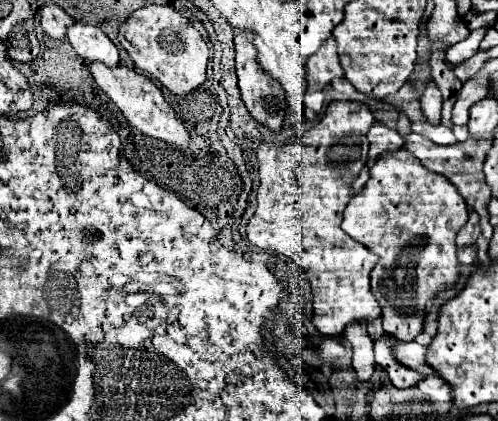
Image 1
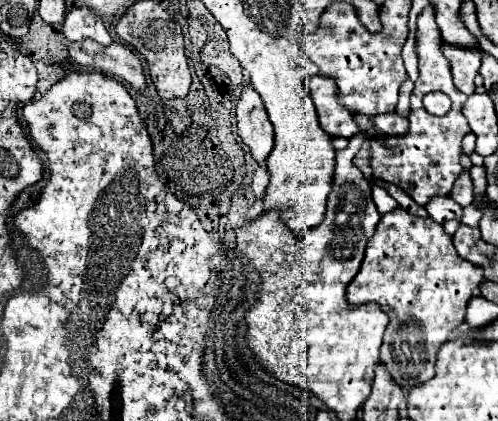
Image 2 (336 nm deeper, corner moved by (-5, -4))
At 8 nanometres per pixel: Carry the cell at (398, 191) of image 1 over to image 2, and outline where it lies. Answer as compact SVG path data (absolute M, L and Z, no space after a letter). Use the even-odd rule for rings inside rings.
M394 208L386 212L378 222L374 236L366 244L366 254L356 278L348 284L346 298L350 304L376 302L390 318L390 324L384 332L384 344L380 348L380 360L388 366L390 376L396 384L400 384L406 392L414 388L414 384L426 382L434 376L436 352L442 342L450 340L454 330L464 322L466 304L478 292L482 284L482 268L462 260L458 250L452 244L452 236L444 230L442 224L432 218L412 216L404 208Z

